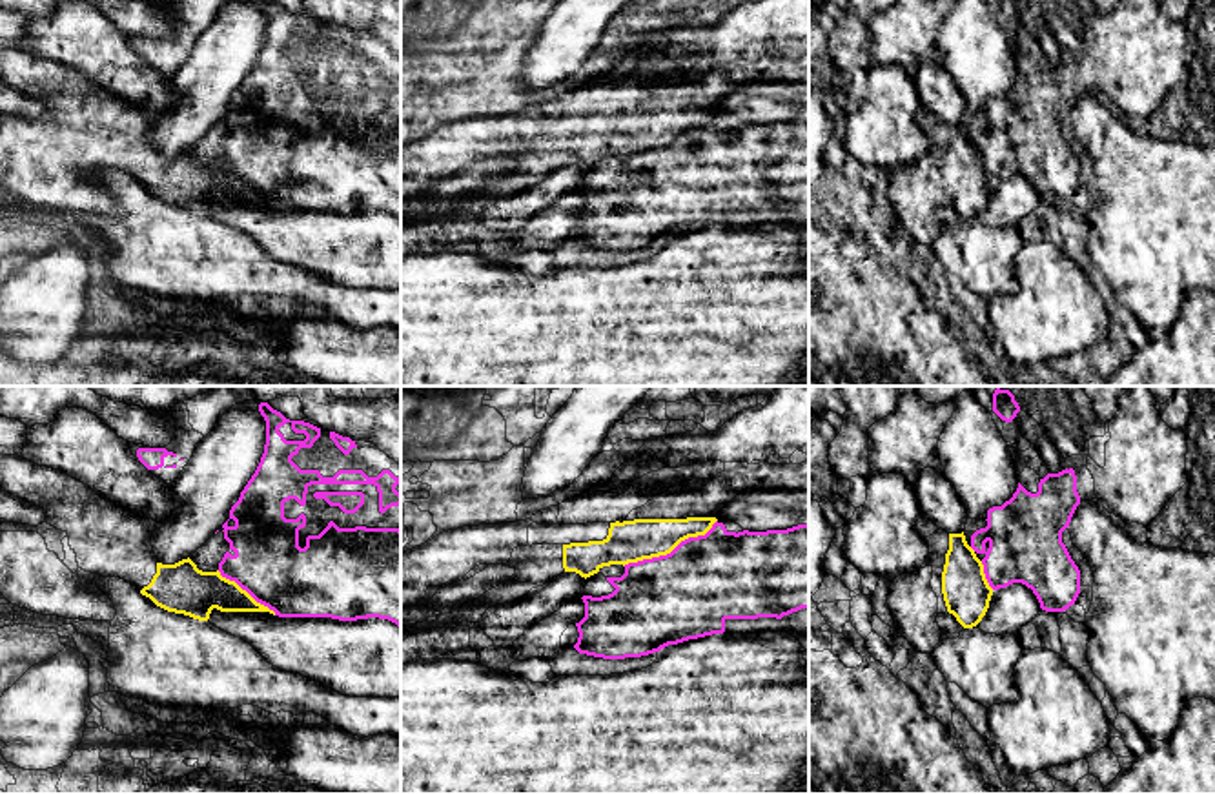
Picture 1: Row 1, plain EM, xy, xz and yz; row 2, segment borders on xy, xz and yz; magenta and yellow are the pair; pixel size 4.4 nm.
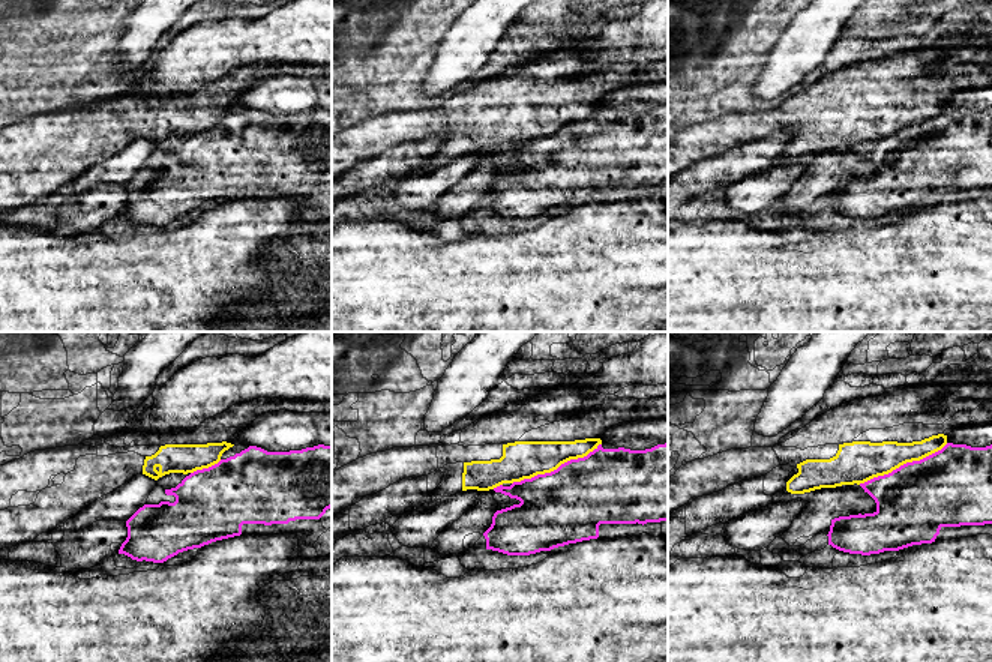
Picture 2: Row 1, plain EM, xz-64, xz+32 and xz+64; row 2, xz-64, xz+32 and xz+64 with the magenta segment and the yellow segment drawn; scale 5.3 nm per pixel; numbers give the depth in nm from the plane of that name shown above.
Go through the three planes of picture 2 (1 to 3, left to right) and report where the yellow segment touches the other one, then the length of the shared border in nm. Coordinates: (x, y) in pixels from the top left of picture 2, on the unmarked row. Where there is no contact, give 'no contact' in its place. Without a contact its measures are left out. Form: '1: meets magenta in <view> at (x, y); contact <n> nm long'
1: meets magenta in xz-64 at (206, 132); contact 180 nm long
2: meets magenta in xz+32 at (557, 132); contact 550 nm long
3: meets magenta in xz+64 at (904, 128); contact 550 nm long

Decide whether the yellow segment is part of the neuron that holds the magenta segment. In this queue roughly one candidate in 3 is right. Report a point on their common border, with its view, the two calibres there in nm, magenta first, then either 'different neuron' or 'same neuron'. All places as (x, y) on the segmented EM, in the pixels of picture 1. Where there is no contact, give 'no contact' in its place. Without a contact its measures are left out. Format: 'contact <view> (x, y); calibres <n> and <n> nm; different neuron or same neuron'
contact xz (673, 550); calibres 400 and 190 nm; different neuron

